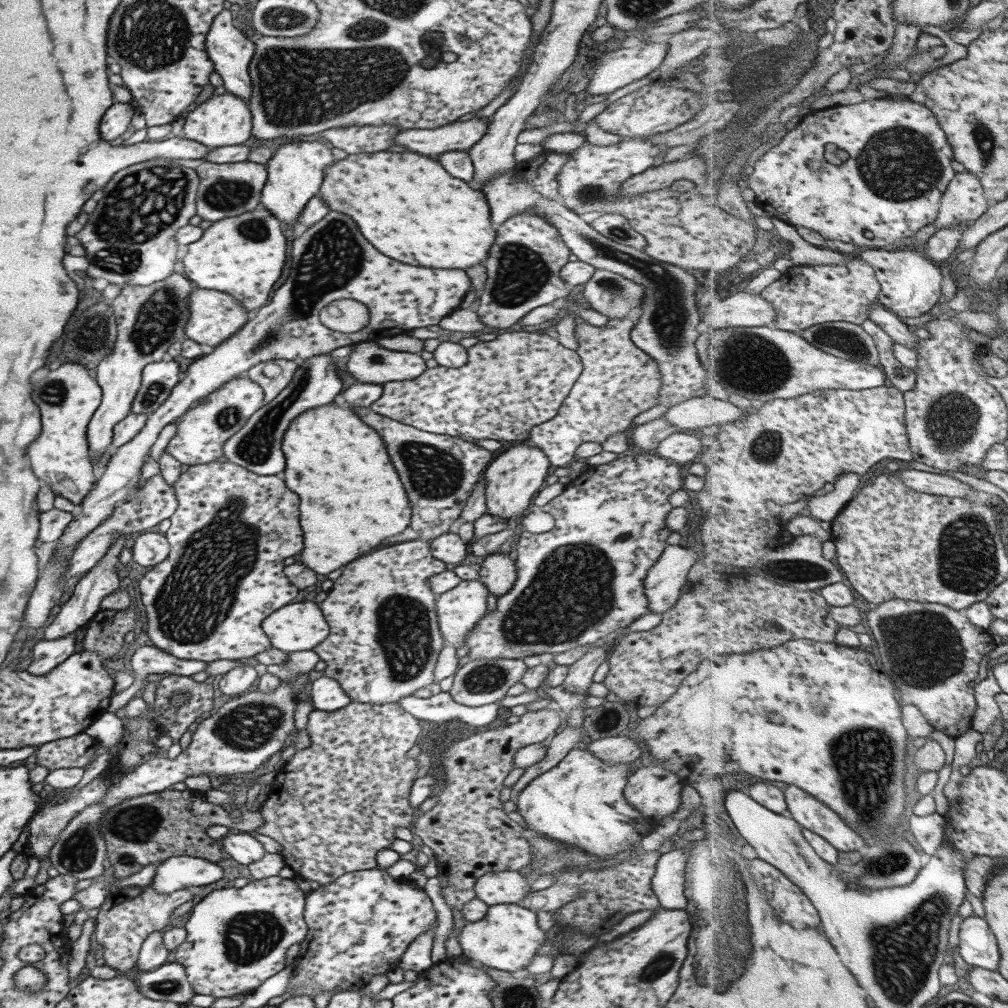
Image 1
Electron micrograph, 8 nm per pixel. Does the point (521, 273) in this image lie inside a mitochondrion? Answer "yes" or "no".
yes

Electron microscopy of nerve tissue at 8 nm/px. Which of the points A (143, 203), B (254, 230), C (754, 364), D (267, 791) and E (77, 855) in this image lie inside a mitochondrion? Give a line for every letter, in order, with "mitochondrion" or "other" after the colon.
A: mitochondrion
B: mitochondrion
C: mitochondrion
D: other
E: mitochondrion

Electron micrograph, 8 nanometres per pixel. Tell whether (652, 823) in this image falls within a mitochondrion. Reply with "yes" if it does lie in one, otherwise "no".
no

